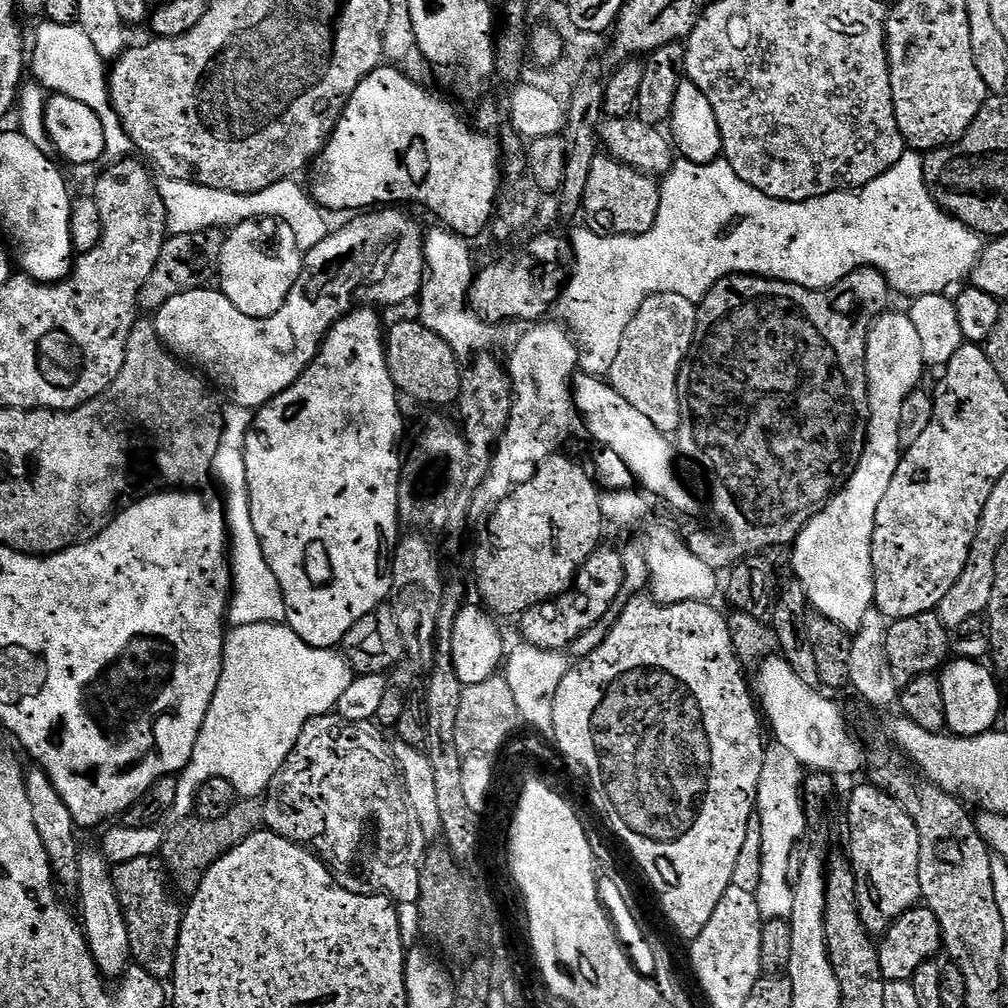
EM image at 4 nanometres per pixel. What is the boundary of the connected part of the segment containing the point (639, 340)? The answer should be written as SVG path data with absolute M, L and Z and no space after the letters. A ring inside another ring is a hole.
M654 294L646 296L636 312L635 318L626 326L622 334L622 342L618 346L618 358L607 369L606 379L630 406L635 406L638 411L658 430L665 434L676 434L680 430L680 403L678 402L678 374L680 367L687 356L694 330L696 329L697 305L691 300L682 298L682 294Z

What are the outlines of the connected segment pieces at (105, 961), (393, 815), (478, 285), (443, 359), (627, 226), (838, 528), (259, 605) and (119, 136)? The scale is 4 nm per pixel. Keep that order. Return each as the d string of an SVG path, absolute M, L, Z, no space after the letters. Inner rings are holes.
M81 847L80 857L78 858L78 886L74 889L75 893L80 895L80 912L78 908L78 916L82 921L84 941L88 943L88 949L98 966L100 975L108 982L119 981L133 963L132 951L130 950L130 934L132 933L132 929L130 923L124 917L122 902L118 902L118 890L114 890L112 870L113 865L108 863L107 858L100 851L99 847Z
M337 714L316 716L310 722L306 722L298 742L292 748L292 753L286 758L286 762L280 768L280 773L273 778L271 786L268 787L264 800L264 828L292 840L295 844L303 844L305 848L311 848L331 868L332 875L346 890L357 892L360 896L386 896L397 905L414 903L420 899L420 867L424 864L426 851L424 831L418 830L419 822L414 822L416 815L408 804L408 796L404 792L404 781L400 779L400 770L392 756L389 741L384 741L375 731L380 733L371 723L346 721Z
M544 232L528 244L528 252L520 252L505 264L488 264L477 271L468 287L467 307L486 323L500 326L503 320L528 320L540 322L548 311L557 307L560 294L568 282L574 257L567 239Z
M419 319L400 320L392 329L387 329L384 353L392 381L405 397L408 395L410 399L421 400L424 404L452 406L457 403L462 375L461 366L456 365L458 353Z
M607 154L594 158L582 205L582 216L593 232L601 236L641 236L654 226L659 205L660 184L647 172L638 172Z
M888 310L872 321L868 330L866 366L868 434L864 441L864 452L852 477L816 513L815 518L796 537L791 549L792 568L796 571L793 573L795 579L802 582L809 605L819 615L842 626L842 630L849 634L858 630L866 610L874 606L876 598L872 535L878 502L882 502L882 494L886 494L890 481L894 479L902 449L914 446L914 442L922 438L934 414L933 397L929 393L927 396L924 392L912 392L919 386L926 365L918 330L907 311Z
M236 466L233 472L222 473L220 484L225 492L222 499L225 507L224 517L228 520L232 574L227 623L232 628L285 623L288 611L284 601L284 591L266 562L266 554L262 554L262 542L258 542L258 534L254 530L254 518L250 518L250 494L243 467Z
M41 23L36 32L36 45L30 48L30 72L34 80L49 93L69 96L74 102L90 106L102 122L102 134L106 134L105 157L115 162L131 157L134 149L132 139L126 134L118 114L112 109L112 95L108 93L106 62L94 50L90 38L76 24Z

